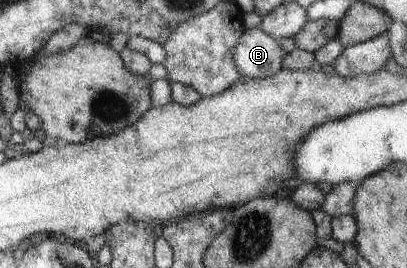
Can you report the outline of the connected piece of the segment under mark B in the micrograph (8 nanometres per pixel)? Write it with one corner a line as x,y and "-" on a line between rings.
257,27
245,29
231,49
233,66
243,76
271,76
280,69
282,58
287,54
279,41

